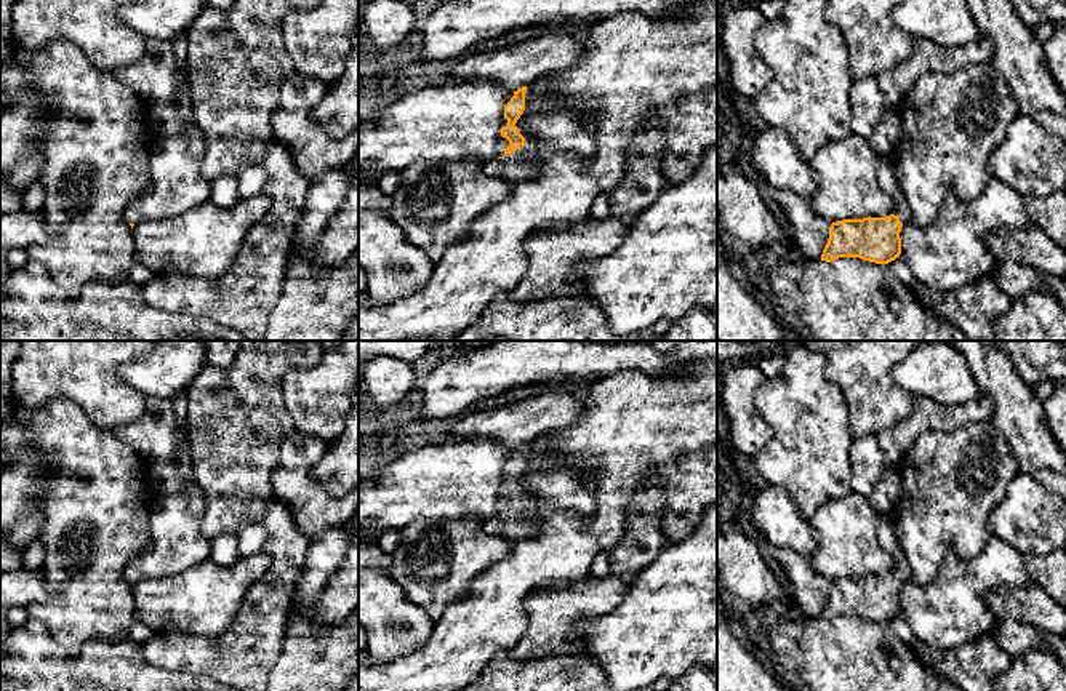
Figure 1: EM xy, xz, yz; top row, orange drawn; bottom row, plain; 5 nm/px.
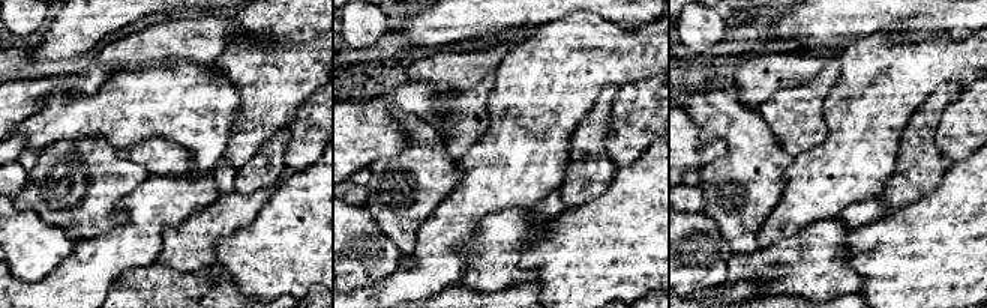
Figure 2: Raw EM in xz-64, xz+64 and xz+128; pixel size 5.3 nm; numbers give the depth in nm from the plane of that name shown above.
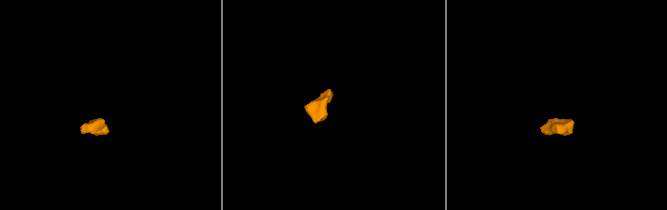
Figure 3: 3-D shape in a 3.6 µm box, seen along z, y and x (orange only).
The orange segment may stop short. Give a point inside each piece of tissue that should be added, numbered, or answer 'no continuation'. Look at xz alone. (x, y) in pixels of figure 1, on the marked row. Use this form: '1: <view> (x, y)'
1: xz (519, 165)

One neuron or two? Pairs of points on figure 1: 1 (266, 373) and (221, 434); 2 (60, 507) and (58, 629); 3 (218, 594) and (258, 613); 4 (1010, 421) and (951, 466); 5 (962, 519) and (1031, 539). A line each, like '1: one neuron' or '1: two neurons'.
1: one neuron
2: one neuron
3: two neurons
4: two neurons
5: two neurons

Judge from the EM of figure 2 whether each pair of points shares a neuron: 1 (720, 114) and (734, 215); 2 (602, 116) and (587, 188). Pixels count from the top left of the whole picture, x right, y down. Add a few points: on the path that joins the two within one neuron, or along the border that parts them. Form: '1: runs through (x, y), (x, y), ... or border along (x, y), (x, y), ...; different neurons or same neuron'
1: runs through (737, 140), (737, 190); same neuron
2: runs through (590, 134), (588, 170); same neuron

